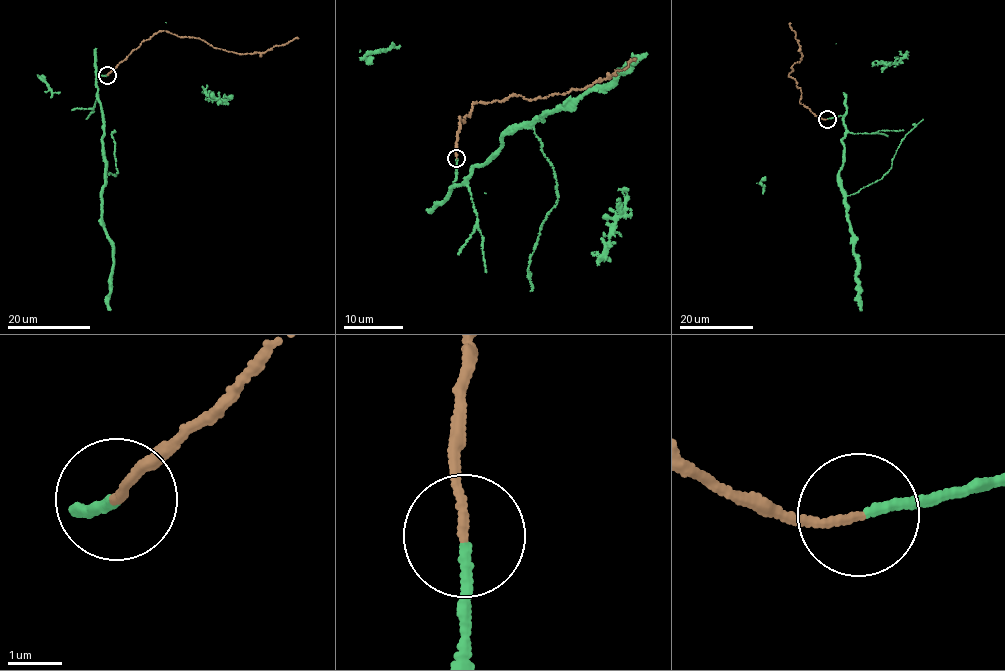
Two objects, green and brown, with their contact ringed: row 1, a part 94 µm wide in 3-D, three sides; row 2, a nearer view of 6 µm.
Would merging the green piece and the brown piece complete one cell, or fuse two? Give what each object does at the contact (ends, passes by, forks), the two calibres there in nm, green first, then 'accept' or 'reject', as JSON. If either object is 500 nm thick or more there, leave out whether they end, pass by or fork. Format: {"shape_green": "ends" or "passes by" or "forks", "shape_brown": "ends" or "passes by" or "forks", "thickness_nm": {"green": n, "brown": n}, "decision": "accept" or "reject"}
{"shape_green": "ends", "shape_brown": "ends", "thickness_nm": {"green": 160, "brown": 140}, "decision": "accept"}

